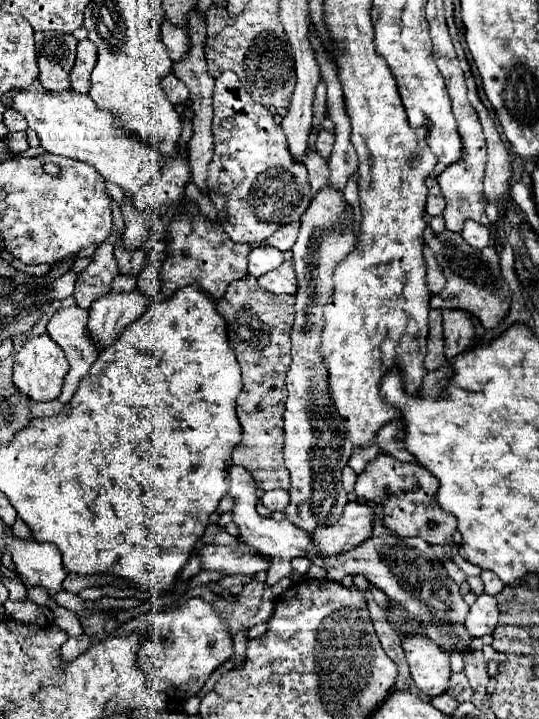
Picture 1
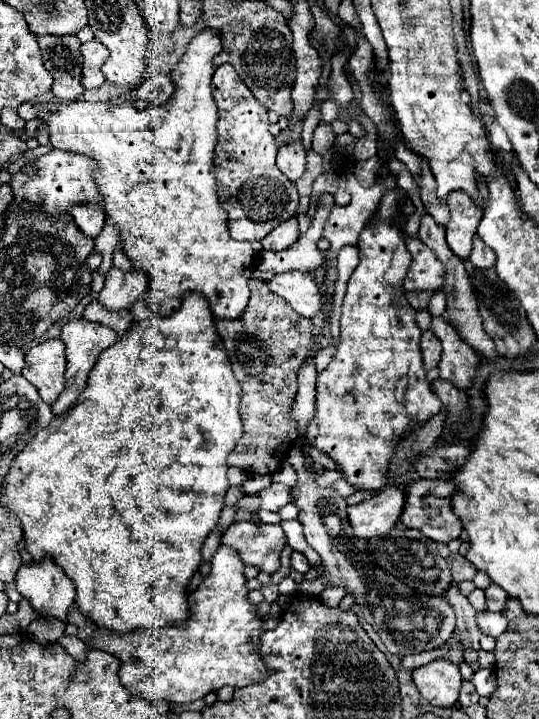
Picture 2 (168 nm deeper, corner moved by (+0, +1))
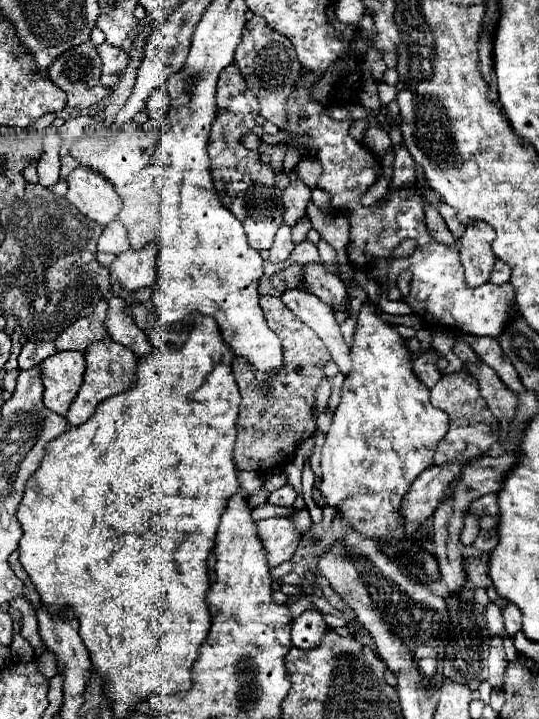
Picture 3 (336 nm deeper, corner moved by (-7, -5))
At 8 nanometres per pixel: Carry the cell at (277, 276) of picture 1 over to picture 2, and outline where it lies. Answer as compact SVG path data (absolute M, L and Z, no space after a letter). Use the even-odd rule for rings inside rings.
M280 273L268 283L270 291L274 295L284 297L290 307L302 315L312 319L320 311L320 289L312 279L306 279L306 275L298 273Z

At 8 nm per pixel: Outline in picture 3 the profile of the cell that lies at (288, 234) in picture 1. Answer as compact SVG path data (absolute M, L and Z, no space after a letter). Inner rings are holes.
M281 225L279 231L277 231L277 235L275 235L275 243L269 249L269 253L271 253L269 261L271 263L283 263L291 255L293 247L295 247L295 243L291 239L291 227Z

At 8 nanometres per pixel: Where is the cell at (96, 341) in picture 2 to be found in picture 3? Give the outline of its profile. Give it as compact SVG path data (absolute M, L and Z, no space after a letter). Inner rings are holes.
M111 339L95 341L93 345L89 345L89 351L85 351L85 361L87 361L87 367L85 367L85 373L83 373L83 385L81 385L77 397L73 399L73 403L71 403L71 407L65 415L65 419L71 425L85 423L103 399L129 389L133 385L133 377L135 377L133 369L137 365L137 357L133 355L133 351L129 347L125 347L121 343L115 343Z

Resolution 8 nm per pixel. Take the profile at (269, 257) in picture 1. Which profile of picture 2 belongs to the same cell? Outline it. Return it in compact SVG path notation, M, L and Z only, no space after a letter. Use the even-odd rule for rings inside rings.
M324 193L316 215L308 227L308 231L294 243L294 247L288 247L286 251L260 251L256 255L256 269L260 271L274 271L274 273L286 273L286 271L302 271L306 275L314 275L314 271L324 263L322 253L318 251L316 243L322 237L324 223L334 207L334 197Z

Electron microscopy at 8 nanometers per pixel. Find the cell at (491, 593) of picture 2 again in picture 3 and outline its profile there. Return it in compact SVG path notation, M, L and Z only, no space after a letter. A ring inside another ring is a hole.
M505 605L503 607L503 619L505 619L505 629L509 633L509 637L513 637L517 631L521 631L521 611L517 609L517 605Z

